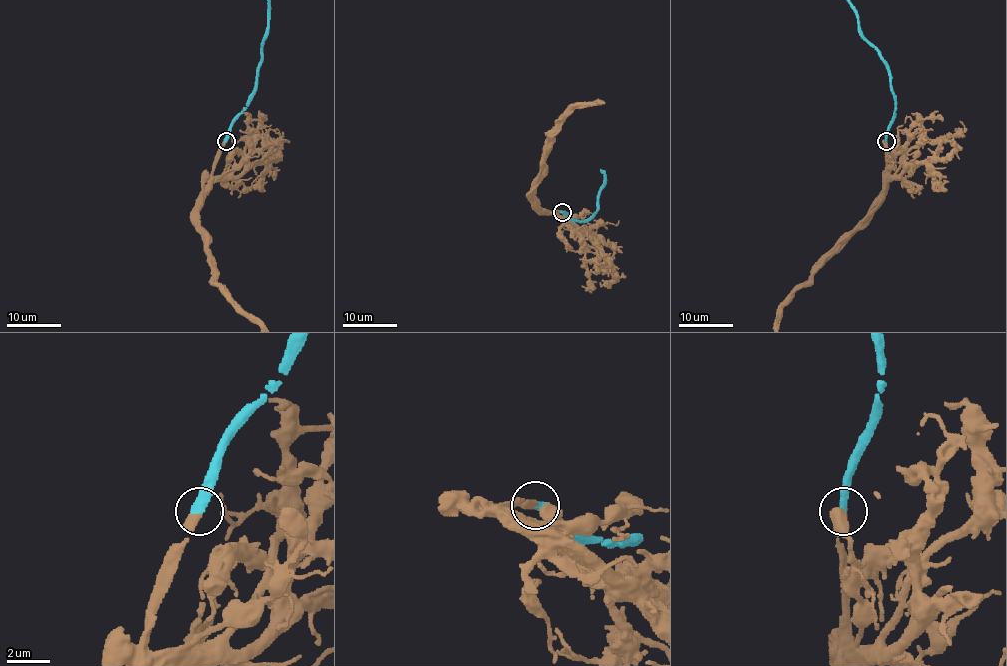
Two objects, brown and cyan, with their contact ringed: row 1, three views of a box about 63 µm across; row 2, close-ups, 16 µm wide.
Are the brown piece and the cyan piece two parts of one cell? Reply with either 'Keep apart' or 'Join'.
Join

